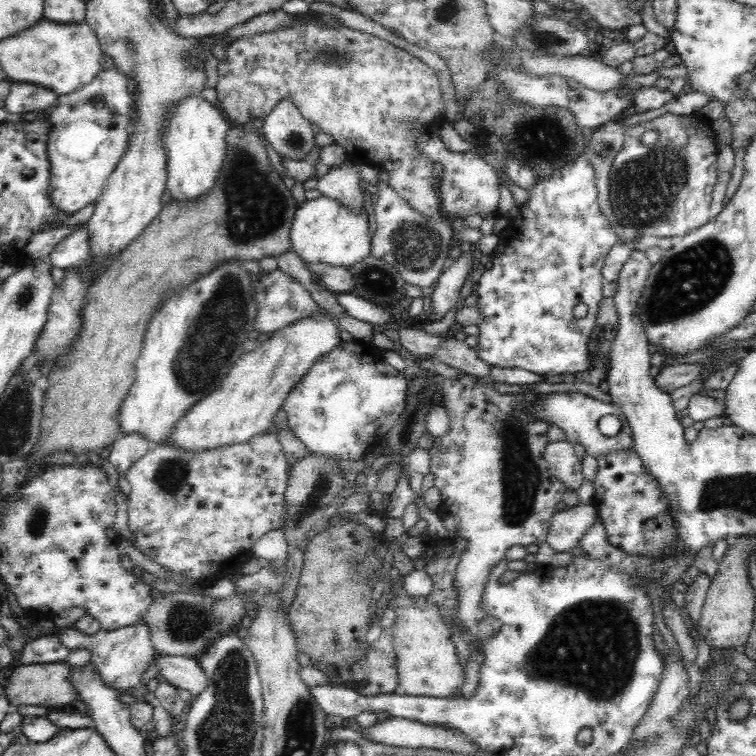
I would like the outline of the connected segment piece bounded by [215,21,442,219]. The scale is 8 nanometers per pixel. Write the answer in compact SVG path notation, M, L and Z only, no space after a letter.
M306 21L305 23L294 23L289 27L282 27L274 31L266 31L241 37L234 40L226 47L226 60L218 64L218 85L215 88L217 91L217 99L220 100L226 114L230 119L240 126L246 127L252 124L252 120L260 117L266 118L271 114L272 110L279 104L280 101L292 101L293 105L300 110L300 113L310 122L315 123L320 127L321 132L327 133L334 137L339 148L344 148L347 151L347 157L350 161L359 164L370 165L389 173L390 186L408 203L412 210L419 212L424 218L432 218L440 213L439 210L439 195L438 189L432 187L434 185L433 164L434 162L426 157L422 157L416 147L414 147L414 131L410 129L412 124L438 124L440 122L440 110L442 110L442 98L440 98L440 82L438 77L428 66L424 66L422 62L418 62L411 53L404 52L404 49L396 47L392 43L382 40L373 35L362 33L346 26L330 27L324 25L320 21Z

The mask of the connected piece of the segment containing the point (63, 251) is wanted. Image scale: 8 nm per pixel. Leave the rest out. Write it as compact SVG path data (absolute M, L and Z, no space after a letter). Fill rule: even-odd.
M84 224L75 226L77 230L60 242L50 252L47 260L56 268L69 270L89 259L89 233Z

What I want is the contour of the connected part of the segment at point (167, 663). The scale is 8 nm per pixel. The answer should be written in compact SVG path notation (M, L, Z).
M156 654L150 665L153 662L161 668L158 673L161 680L188 690L192 695L198 695L206 689L208 677L205 676L204 669L192 657Z

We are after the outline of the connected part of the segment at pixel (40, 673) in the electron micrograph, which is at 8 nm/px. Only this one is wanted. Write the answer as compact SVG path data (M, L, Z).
M58 662L46 665L20 665L12 670L3 686L6 699L12 709L23 707L45 707L50 710L58 710L77 701L77 694L72 679L70 679L72 665Z

